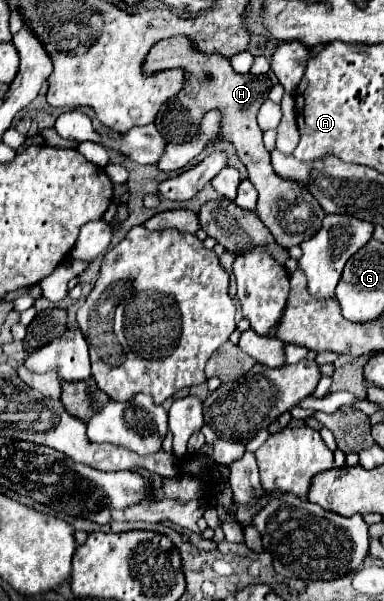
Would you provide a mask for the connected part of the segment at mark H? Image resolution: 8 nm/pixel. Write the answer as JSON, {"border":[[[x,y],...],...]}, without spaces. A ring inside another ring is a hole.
{"border":[[[172,36],[166,40],[160,40],[152,46],[152,50],[146,56],[144,70],[148,74],[158,70],[170,70],[170,68],[184,68],[186,70],[186,82],[184,88],[178,94],[178,114],[174,114],[174,120],[178,118],[178,124],[164,124],[162,118],[156,118],[156,126],[160,134],[174,144],[182,144],[188,138],[192,138],[198,130],[200,118],[204,112],[212,108],[220,108],[224,114],[220,136],[234,142],[236,152],[242,160],[242,164],[248,170],[248,178],[258,190],[258,206],[256,214],[262,220],[262,224],[272,232],[274,240],[282,248],[292,248],[304,242],[306,238],[312,238],[324,220],[324,210],[318,206],[318,202],[298,186],[298,182],[286,182],[278,178],[270,166],[270,154],[262,144],[262,130],[256,122],[258,108],[268,100],[268,92],[272,88],[272,82],[268,76],[254,76],[254,74],[238,74],[232,70],[232,64],[222,54],[204,54],[200,52],[194,42],[186,36]],[[206,72],[212,76],[212,80],[206,80]]]}

